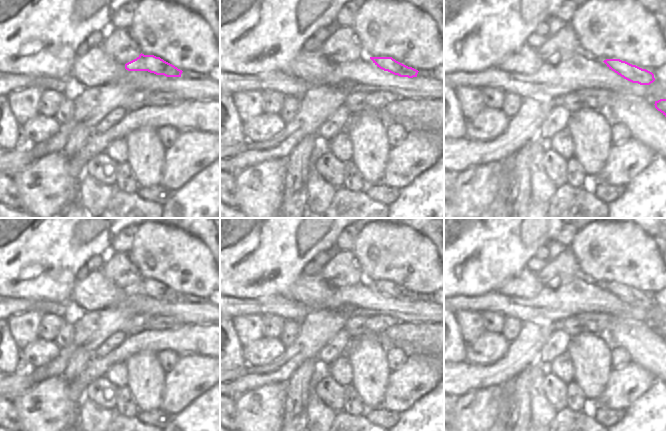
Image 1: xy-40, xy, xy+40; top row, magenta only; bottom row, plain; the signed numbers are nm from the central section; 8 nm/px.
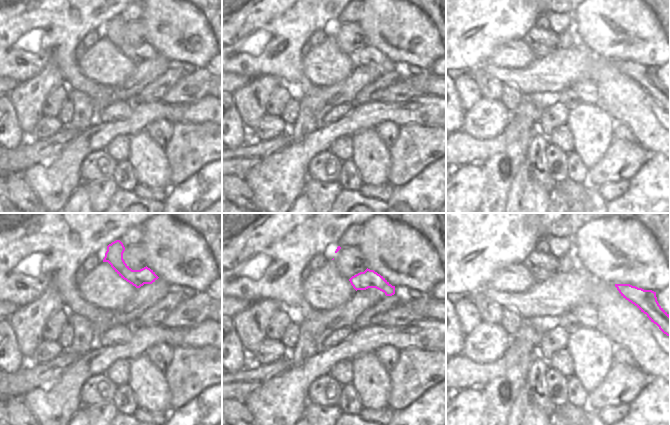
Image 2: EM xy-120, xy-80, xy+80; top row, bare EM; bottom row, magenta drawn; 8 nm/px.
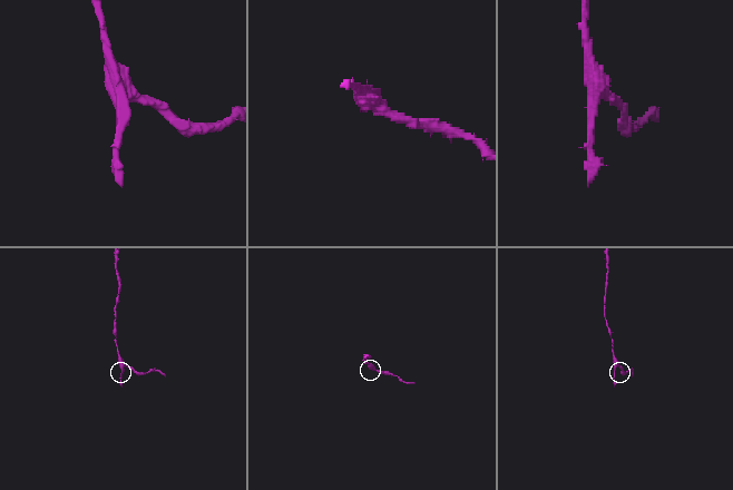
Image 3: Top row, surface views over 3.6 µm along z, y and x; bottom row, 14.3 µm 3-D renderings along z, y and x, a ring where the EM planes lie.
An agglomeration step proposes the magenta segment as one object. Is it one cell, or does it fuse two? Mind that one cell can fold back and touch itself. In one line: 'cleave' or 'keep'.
keep

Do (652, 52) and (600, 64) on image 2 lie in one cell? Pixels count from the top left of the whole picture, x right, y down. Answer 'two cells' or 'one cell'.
two cells

